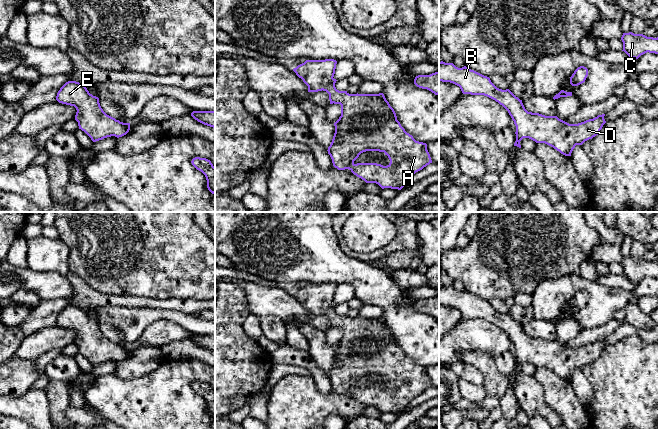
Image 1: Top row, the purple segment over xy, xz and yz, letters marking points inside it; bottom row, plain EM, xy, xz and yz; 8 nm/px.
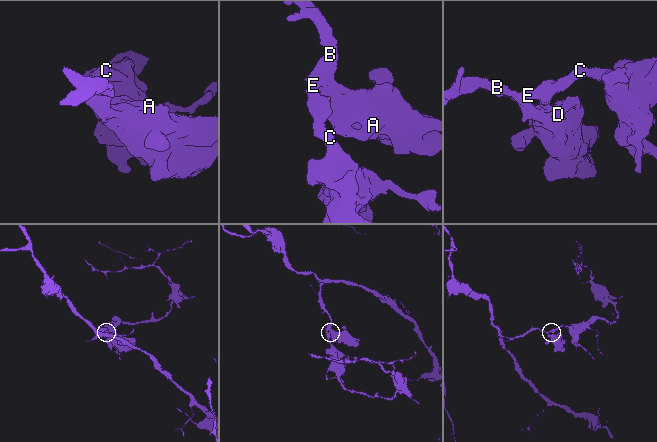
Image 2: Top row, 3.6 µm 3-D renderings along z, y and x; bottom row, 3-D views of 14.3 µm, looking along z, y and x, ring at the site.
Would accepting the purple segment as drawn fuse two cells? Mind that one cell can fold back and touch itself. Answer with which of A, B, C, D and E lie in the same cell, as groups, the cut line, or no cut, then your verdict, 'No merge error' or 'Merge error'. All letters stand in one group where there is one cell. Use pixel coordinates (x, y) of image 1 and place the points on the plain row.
Groups: A B C D E. No split. No merge error

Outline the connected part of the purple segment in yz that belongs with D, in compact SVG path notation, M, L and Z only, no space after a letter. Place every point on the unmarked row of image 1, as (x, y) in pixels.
M439 286L439 305L450 306L459 310L463 318L484 319L502 329L508 335L516 350L516 365L514 370L519 372L521 372L520 365L523 362L529 362L536 367L545 367L565 380L571 380L576 369L582 369L585 365L598 359L606 347L604 343L605 338L598 339L593 343L578 348L569 348L557 340L545 340L539 337L528 336L522 324L516 321L509 313L502 314L497 312L489 301L466 290L458 292L453 287Z

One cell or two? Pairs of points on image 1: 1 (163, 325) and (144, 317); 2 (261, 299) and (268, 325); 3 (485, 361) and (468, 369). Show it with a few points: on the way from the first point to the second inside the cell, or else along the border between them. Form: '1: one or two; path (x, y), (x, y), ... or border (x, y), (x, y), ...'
1: two; border (177, 323), (166, 319), (156, 319), (138, 338)
2: two; border (258, 316), (278, 316), (284, 319)
3: two; border (464, 362), (471, 363), (480, 372), (483, 383)

